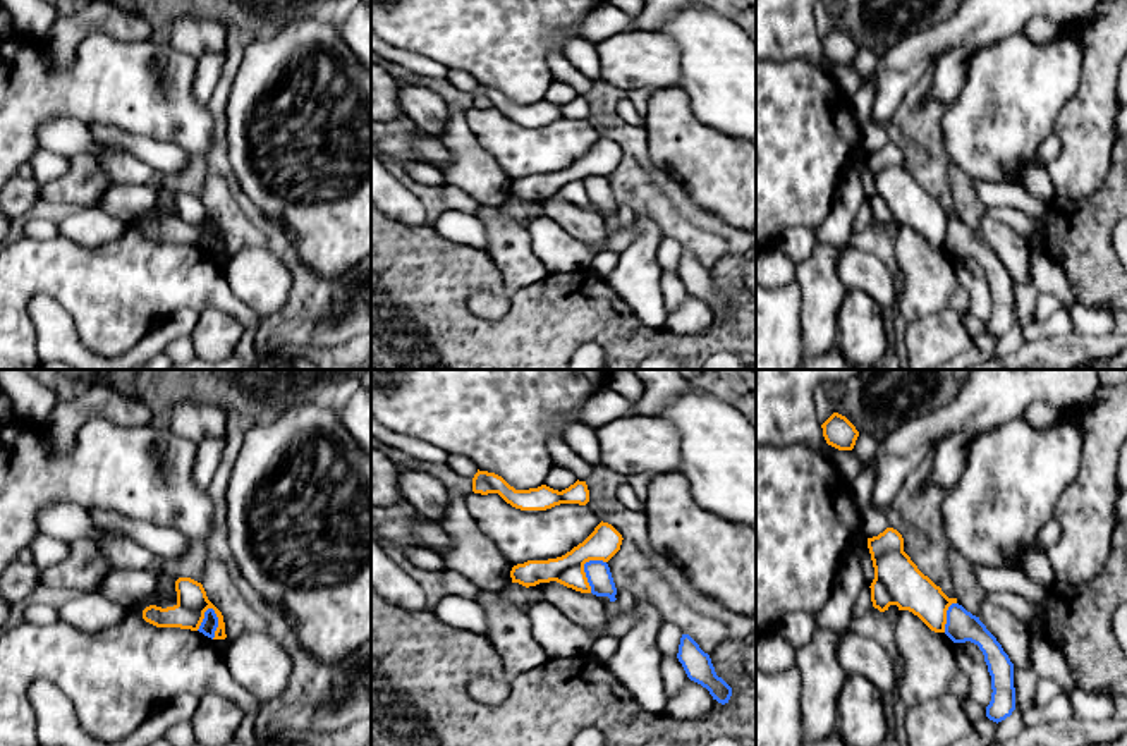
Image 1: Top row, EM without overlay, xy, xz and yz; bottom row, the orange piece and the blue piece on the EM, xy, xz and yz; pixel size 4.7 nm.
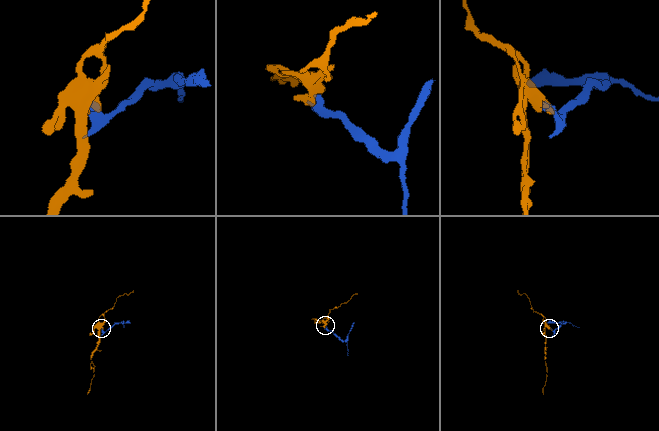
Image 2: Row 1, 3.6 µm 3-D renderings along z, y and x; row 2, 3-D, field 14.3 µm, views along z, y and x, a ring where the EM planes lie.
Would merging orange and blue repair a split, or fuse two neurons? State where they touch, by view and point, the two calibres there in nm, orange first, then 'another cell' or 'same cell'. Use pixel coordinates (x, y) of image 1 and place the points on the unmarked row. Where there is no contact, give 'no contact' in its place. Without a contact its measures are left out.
xy (219, 238) | 140/80 nm | another cell

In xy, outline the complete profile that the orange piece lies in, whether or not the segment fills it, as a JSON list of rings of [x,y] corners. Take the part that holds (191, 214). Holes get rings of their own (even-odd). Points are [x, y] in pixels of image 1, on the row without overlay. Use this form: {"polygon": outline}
{"polygon": [[[191,193],[175,196],[177,218],[174,222],[149,220],[143,225],[143,234],[156,242],[180,242],[198,246],[204,227],[213,223],[218,232],[218,242],[213,254],[225,254],[225,237],[222,227],[208,215],[201,198]]]}

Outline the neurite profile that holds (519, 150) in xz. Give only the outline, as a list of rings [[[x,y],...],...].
[[[498,108],[466,110],[478,144],[510,180],[557,174],[582,158],[601,134],[589,120],[560,119],[546,125],[521,125]]]

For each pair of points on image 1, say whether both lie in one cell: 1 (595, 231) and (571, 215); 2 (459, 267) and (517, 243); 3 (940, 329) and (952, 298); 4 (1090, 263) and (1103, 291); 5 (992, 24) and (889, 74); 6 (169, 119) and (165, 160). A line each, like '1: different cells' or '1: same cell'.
1: same cell
2: different cells
3: different cells
4: same cell
5: same cell
6: different cells

